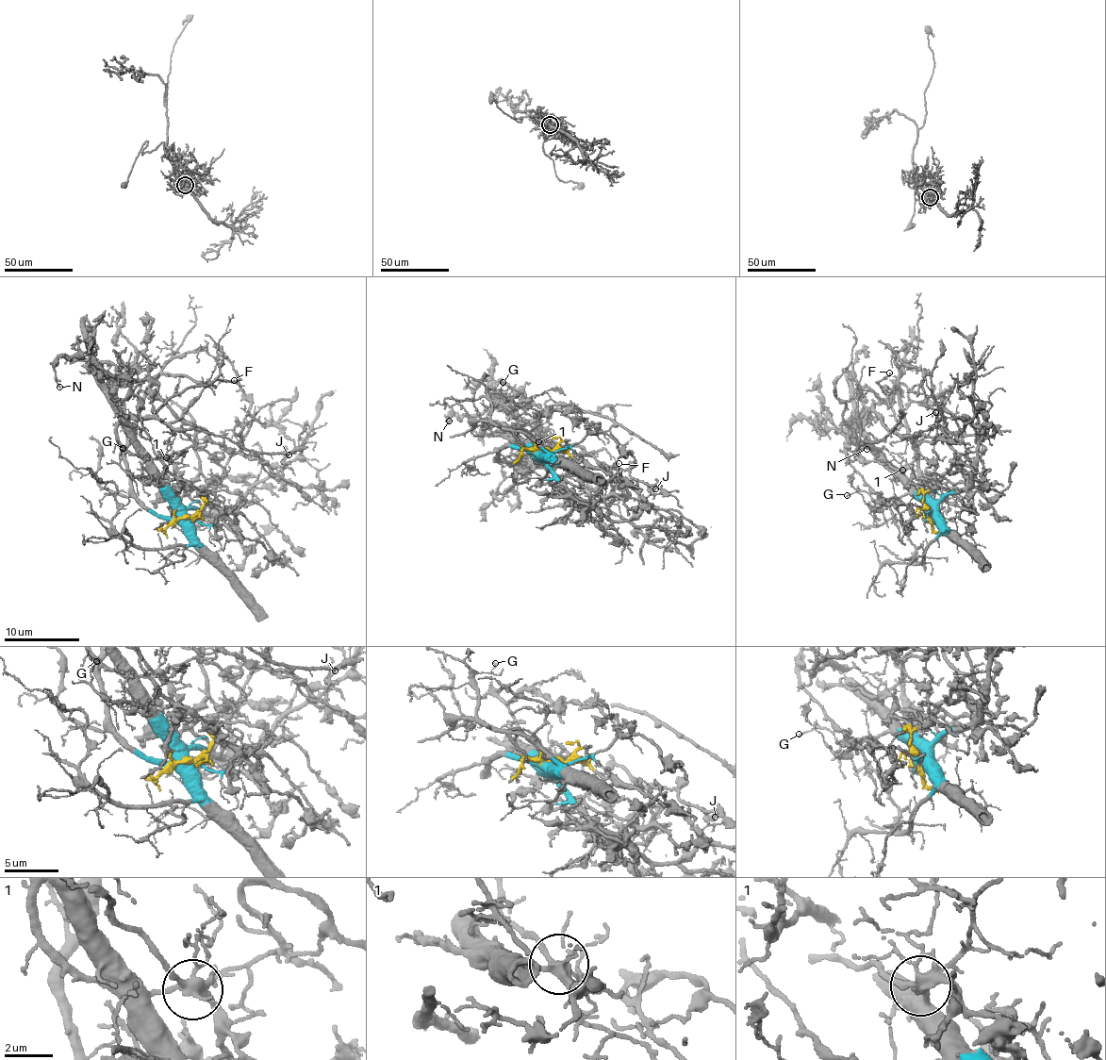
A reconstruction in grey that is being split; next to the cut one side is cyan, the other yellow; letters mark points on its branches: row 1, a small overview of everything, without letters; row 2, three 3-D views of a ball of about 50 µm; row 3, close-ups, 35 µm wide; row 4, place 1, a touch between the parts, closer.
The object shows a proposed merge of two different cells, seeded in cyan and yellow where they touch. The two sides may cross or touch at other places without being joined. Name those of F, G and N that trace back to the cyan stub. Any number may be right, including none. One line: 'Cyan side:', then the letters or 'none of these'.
Cyan side: F, G

